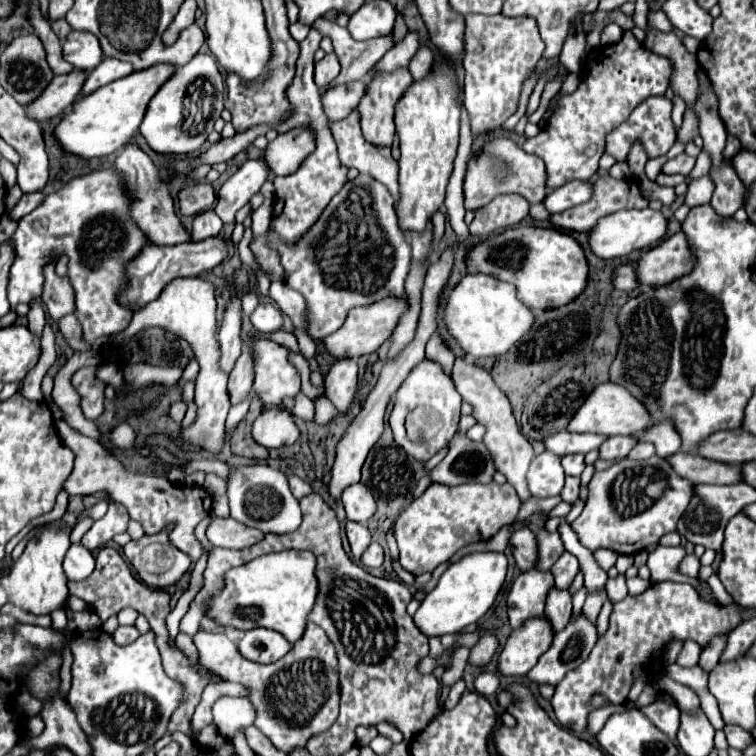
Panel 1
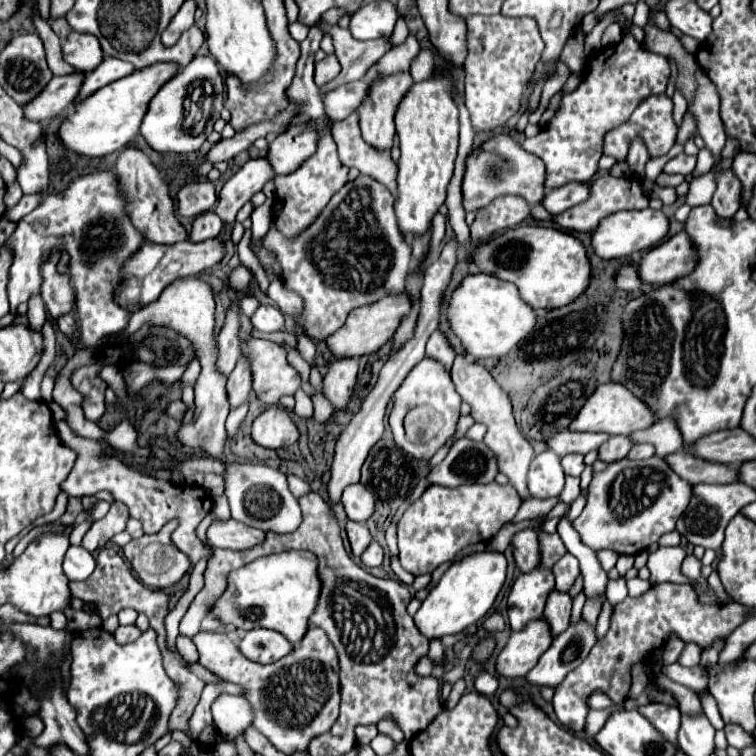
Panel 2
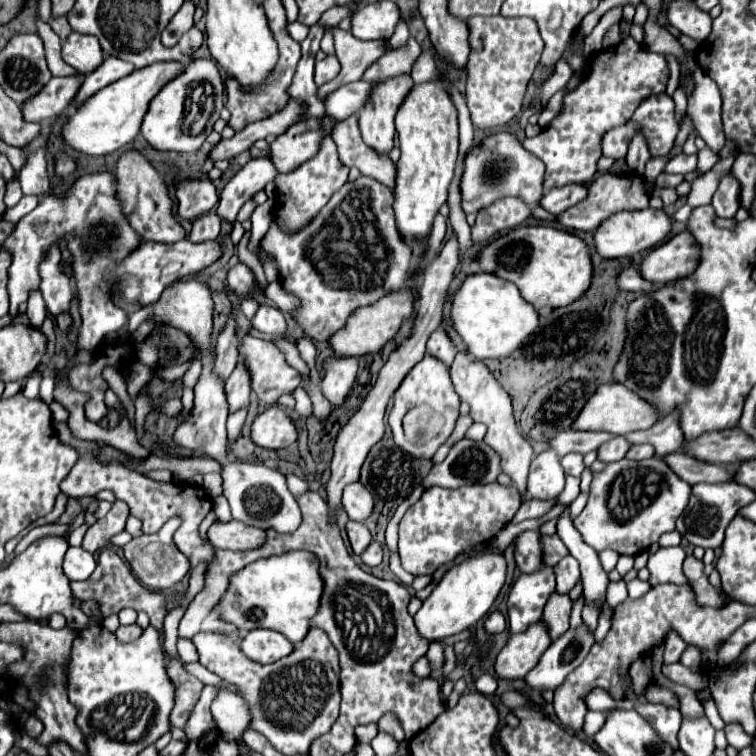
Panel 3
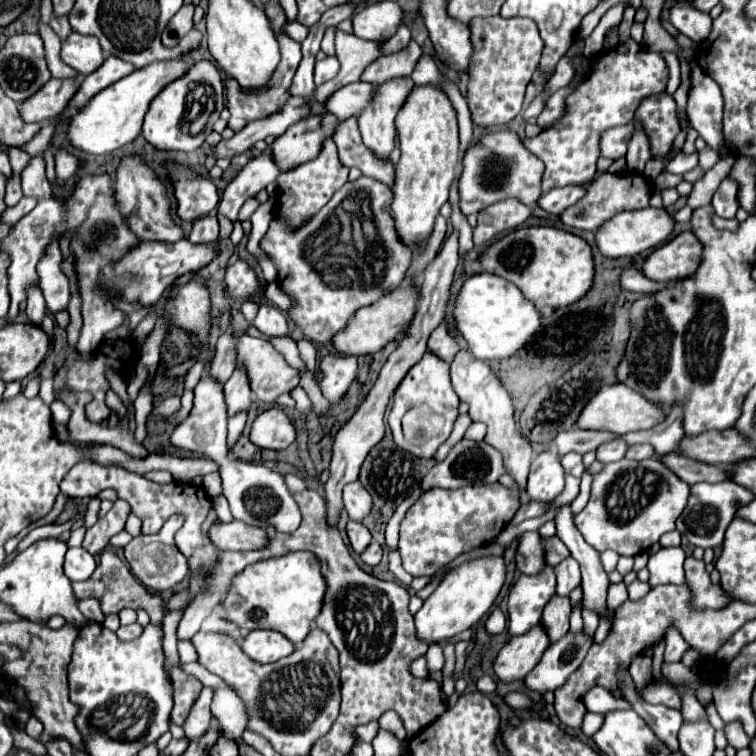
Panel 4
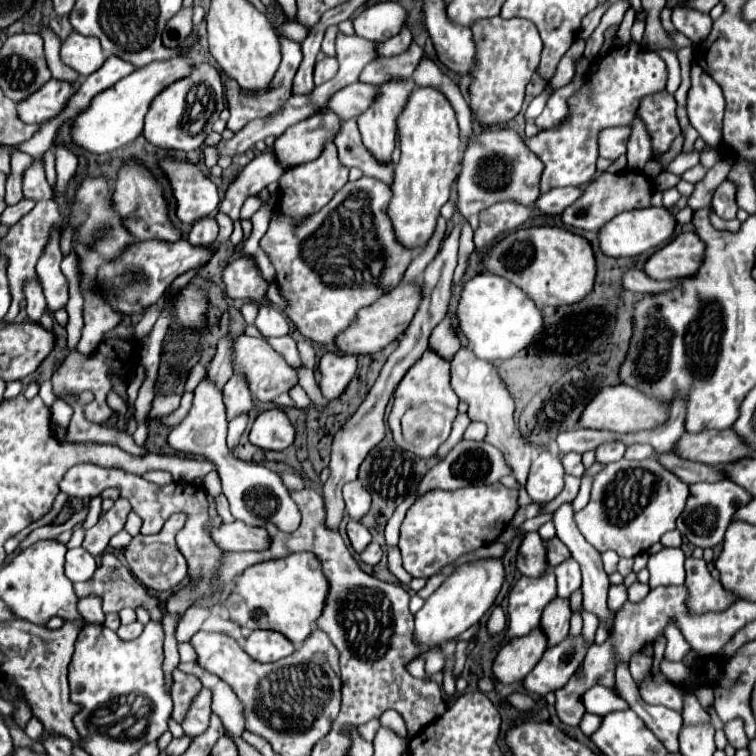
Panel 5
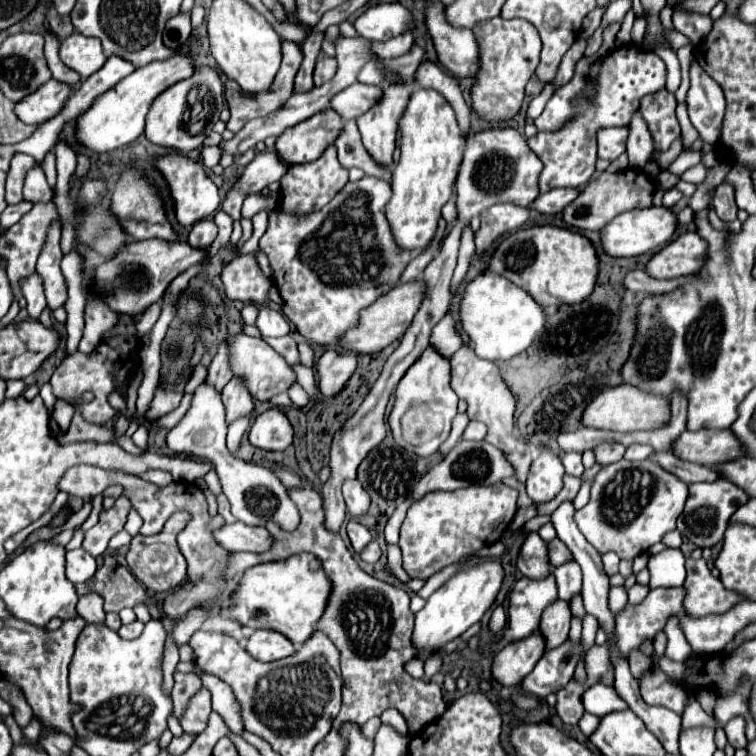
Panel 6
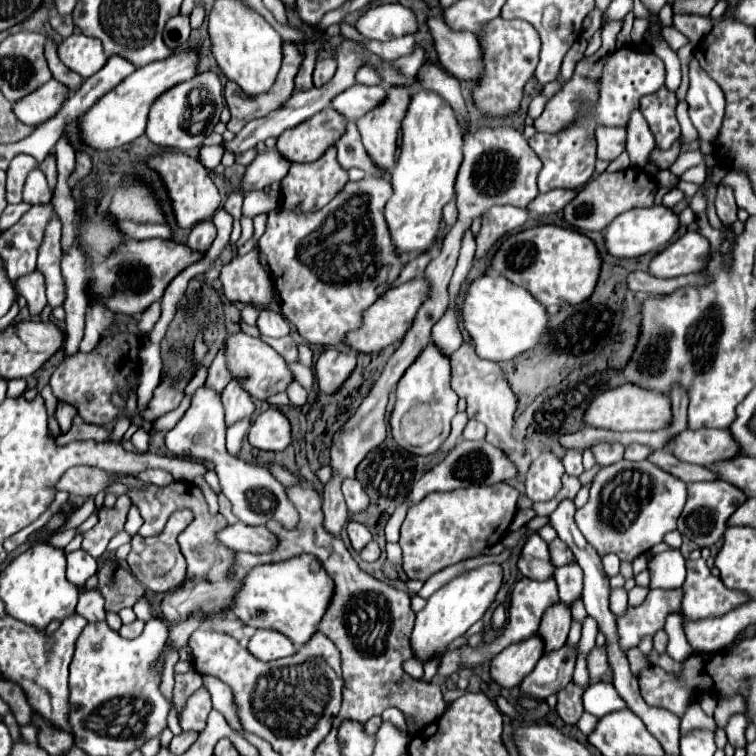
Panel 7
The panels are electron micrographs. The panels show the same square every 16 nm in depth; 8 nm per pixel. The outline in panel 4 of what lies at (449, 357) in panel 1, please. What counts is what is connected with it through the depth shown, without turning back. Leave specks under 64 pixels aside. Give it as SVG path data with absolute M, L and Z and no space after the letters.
M442 322L432 332L432 336L428 340L428 352L432 352L434 356L440 356L440 360L444 360L446 364L450 364L454 360L454 356L458 352L458 344L448 332L448 322Z

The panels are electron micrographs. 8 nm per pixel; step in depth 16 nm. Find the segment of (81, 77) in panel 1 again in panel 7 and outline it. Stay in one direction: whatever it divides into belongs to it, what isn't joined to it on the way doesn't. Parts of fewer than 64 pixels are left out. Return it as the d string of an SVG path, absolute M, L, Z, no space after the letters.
M52 78L50 82L40 86L36 92L32 92L30 96L24 96L14 104L16 118L24 124L38 126L50 120L62 108L68 94L70 94L70 88Z

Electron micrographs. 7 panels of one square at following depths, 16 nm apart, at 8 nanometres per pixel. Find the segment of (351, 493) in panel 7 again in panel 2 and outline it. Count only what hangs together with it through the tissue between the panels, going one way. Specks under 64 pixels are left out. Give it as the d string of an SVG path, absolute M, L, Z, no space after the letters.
M362 484L346 486L346 490L342 494L342 504L346 508L346 514L354 522L366 522L376 508L374 496Z

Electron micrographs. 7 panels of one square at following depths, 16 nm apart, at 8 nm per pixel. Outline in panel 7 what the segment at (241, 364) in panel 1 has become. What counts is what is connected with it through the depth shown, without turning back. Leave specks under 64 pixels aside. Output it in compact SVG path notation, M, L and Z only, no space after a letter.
M232 378L228 382L228 386L224 388L222 404L226 410L226 424L228 426L240 418L252 418L252 414L254 414L252 396L242 388L238 378Z

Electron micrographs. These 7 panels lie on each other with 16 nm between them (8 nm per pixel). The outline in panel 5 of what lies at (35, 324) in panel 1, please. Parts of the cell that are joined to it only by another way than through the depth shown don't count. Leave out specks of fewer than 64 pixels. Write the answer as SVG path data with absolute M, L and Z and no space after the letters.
M32 280L32 284L28 284L28 288L24 288L26 292L26 312L28 312L28 318L32 322L40 322L44 310L46 310L46 300L44 300L44 294L42 294L42 288L40 288L40 280Z

